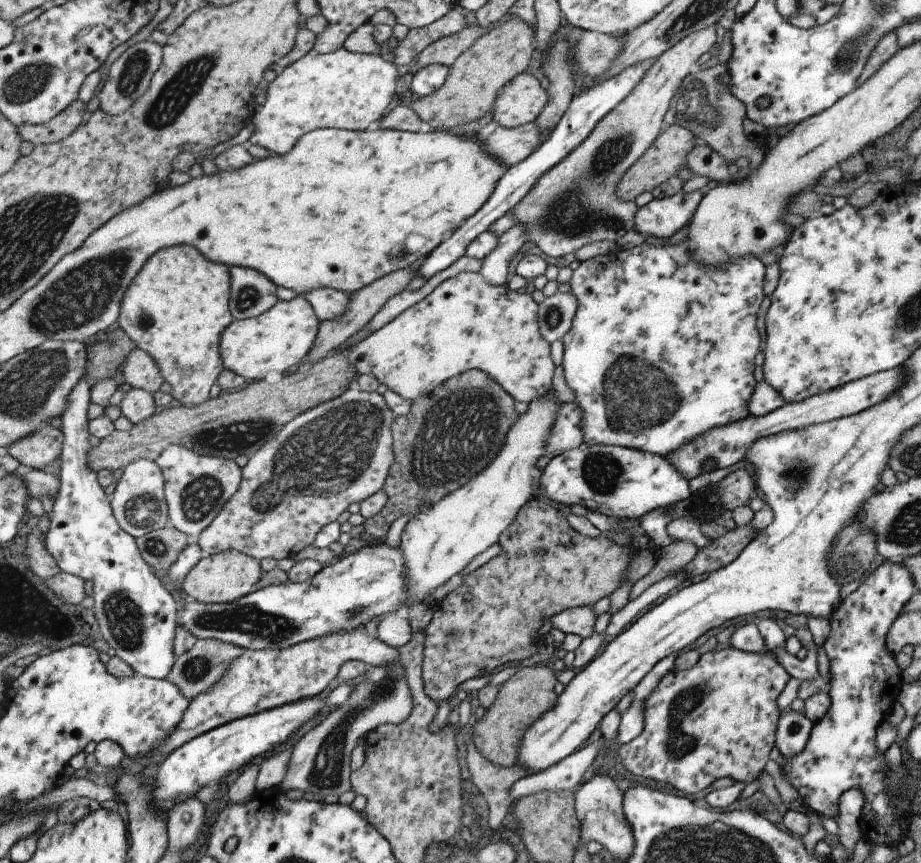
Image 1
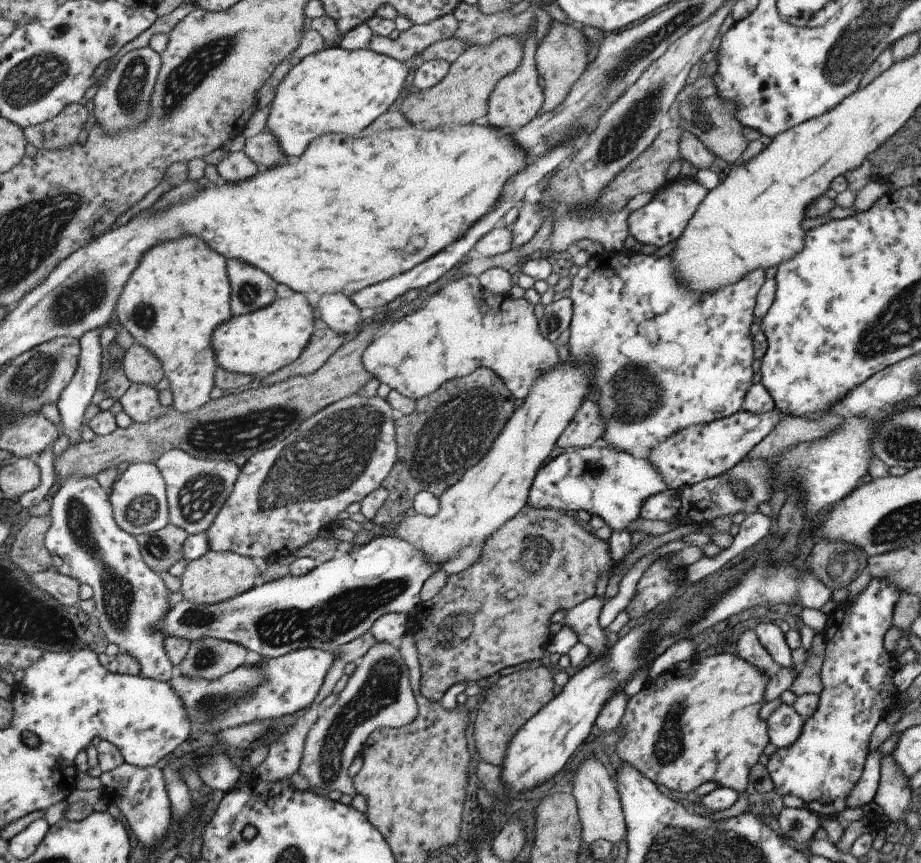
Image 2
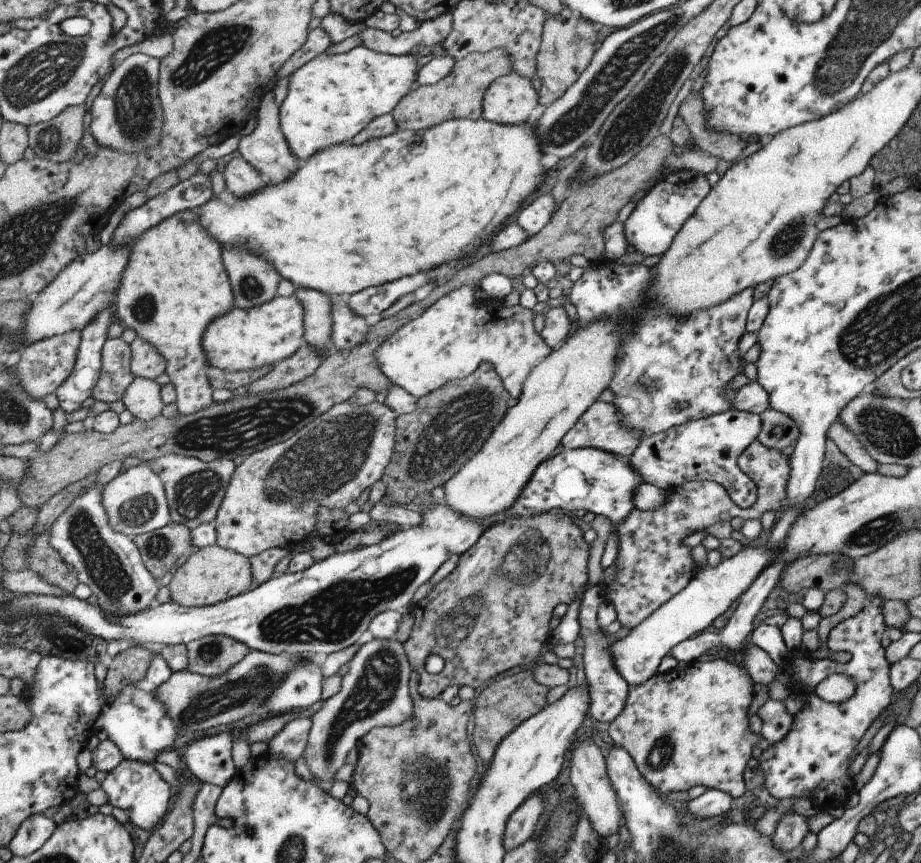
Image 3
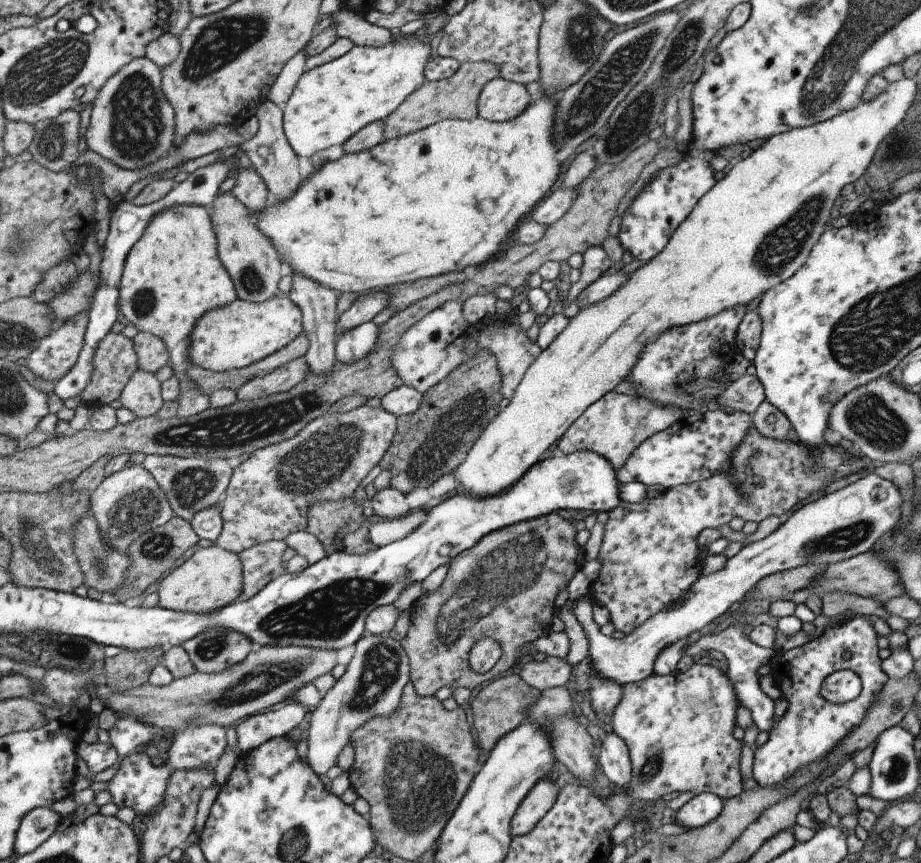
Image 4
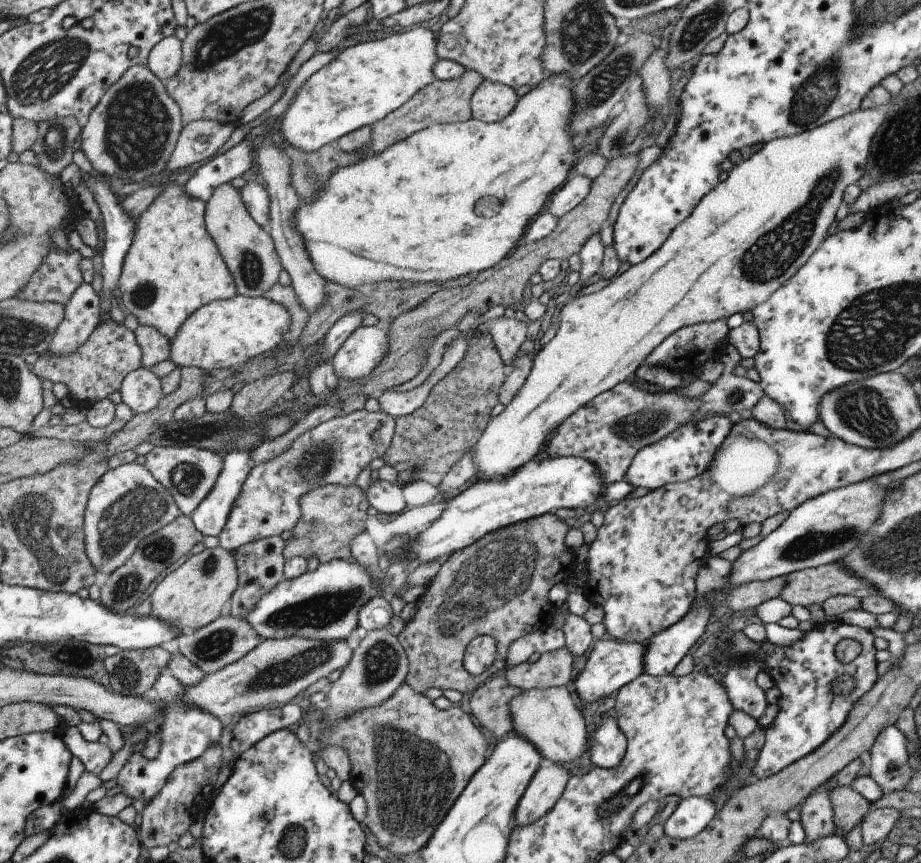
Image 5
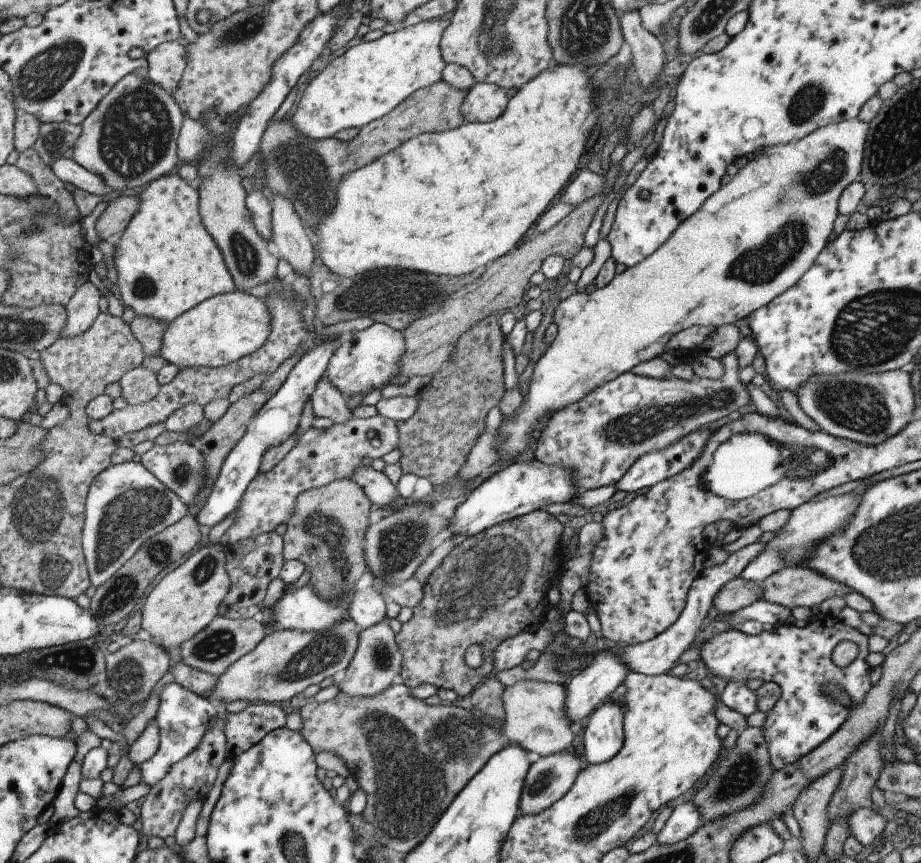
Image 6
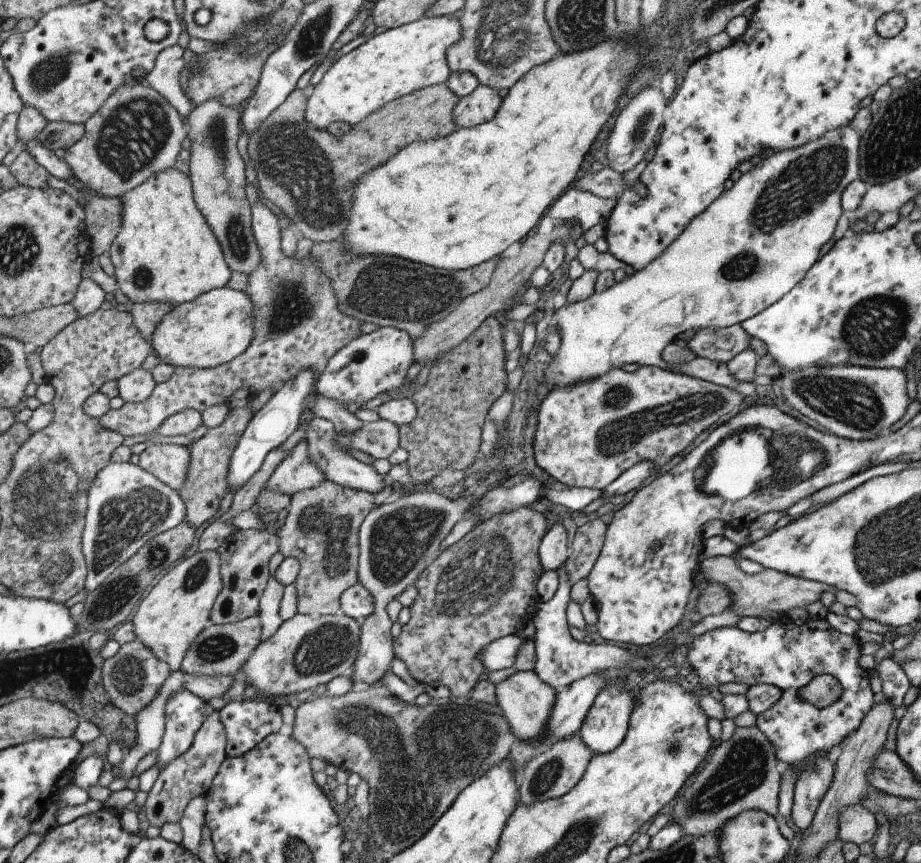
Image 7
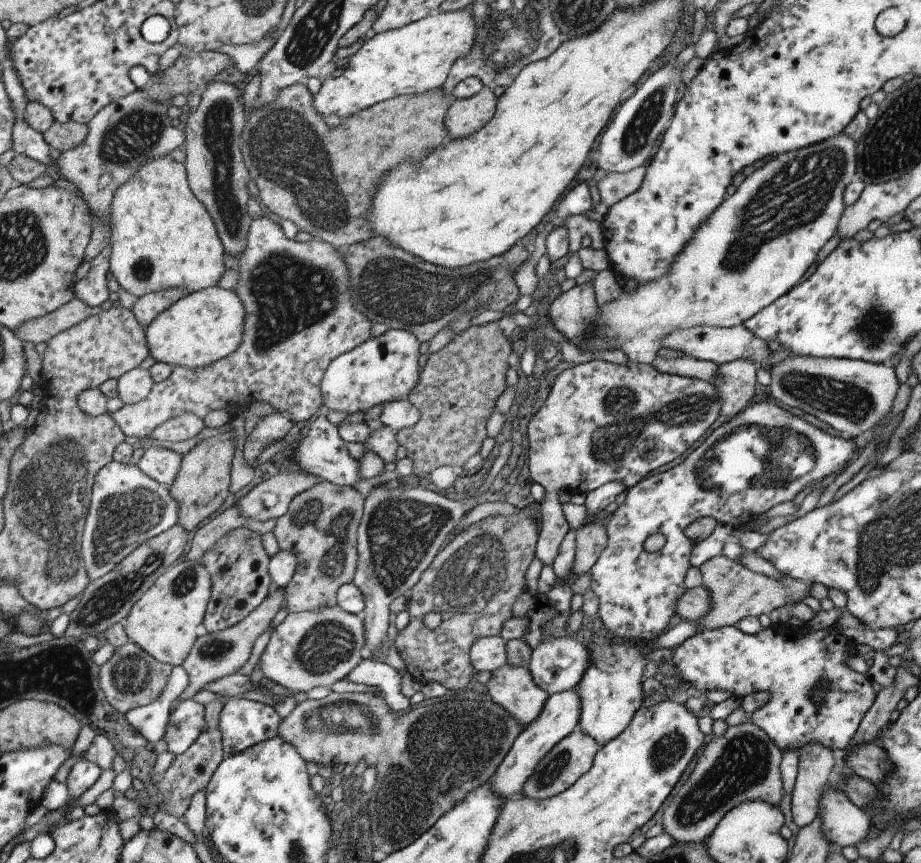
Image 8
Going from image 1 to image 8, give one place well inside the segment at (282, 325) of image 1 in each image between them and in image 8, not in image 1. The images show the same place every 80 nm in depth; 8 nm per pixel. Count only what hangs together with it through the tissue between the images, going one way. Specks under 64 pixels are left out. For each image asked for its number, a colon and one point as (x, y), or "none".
2: (258, 343)
3: (240, 339)
4: (232, 336)
5: (225, 333)
6: (226, 327)
7: (214, 328)
8: (201, 328)

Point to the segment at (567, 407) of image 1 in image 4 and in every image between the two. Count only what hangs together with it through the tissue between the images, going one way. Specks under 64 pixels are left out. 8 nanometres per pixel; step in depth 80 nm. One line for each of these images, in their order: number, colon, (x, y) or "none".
2: (587, 427)
3: (600, 426)
4: (612, 426)

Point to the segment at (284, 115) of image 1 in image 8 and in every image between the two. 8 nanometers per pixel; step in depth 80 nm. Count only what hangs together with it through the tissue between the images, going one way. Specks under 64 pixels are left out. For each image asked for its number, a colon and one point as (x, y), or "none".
2: (333, 91)
3: (329, 99)
4: (328, 103)
5: (367, 81)
6: (368, 80)
7: (399, 61)
8: (414, 59)

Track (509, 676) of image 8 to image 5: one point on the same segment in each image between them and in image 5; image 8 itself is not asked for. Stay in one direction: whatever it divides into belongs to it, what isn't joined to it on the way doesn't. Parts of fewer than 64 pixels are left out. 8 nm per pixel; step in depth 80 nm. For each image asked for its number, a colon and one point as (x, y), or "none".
5: (549, 720)
6: (535, 719)
7: (525, 702)

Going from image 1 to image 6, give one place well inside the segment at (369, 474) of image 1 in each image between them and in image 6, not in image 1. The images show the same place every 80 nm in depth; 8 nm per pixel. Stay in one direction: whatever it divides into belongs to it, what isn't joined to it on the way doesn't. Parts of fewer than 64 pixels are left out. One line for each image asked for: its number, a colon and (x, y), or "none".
2: (282, 496)
3: (271, 500)
4: (267, 496)
5: (334, 452)
6: (320, 456)

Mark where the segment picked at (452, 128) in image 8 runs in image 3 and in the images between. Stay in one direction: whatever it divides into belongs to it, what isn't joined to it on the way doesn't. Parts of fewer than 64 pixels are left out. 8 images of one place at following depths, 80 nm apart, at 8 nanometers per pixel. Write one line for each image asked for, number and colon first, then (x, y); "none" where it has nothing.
3: (508, 99)
4: (499, 100)
5: (492, 101)
6: (484, 102)
7: (480, 106)

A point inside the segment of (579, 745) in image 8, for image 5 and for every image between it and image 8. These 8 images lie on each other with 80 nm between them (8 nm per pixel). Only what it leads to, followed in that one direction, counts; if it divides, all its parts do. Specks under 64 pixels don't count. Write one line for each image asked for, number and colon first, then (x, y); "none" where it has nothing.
5: (548, 781)
6: (548, 778)
7: (553, 773)

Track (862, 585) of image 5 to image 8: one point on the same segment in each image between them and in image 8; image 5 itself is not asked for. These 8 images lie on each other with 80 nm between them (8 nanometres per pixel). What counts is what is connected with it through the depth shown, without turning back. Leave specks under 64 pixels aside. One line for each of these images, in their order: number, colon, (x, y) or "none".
6: (791, 587)
7: (769, 590)
8: (735, 593)

